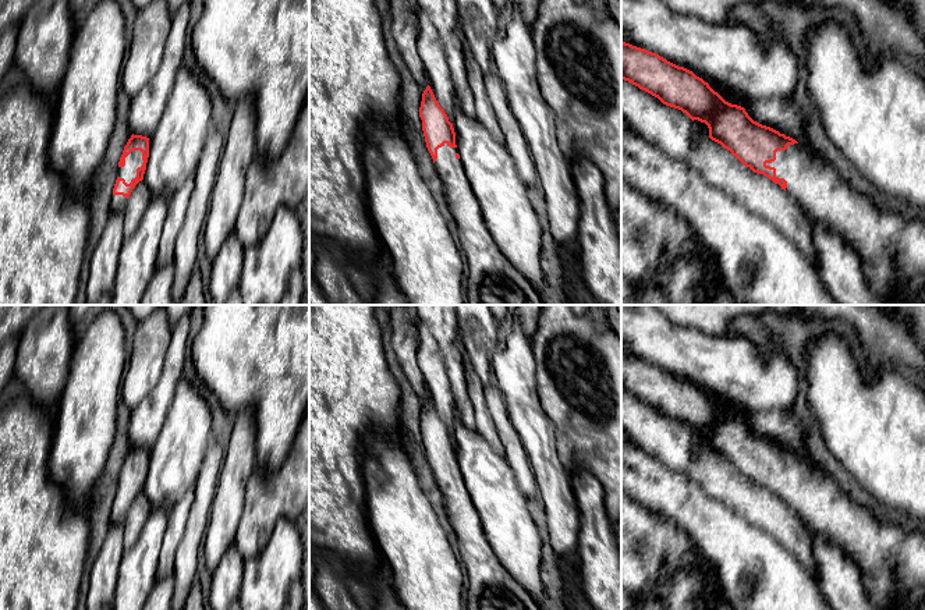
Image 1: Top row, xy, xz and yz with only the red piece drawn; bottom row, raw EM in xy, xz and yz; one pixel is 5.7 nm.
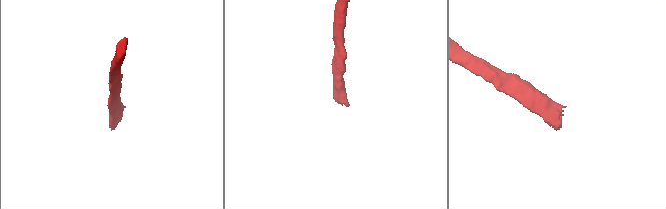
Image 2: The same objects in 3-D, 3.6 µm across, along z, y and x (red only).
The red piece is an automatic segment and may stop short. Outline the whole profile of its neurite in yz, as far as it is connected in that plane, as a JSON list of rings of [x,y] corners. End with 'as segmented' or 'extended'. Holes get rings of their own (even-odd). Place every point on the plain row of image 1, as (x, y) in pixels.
[[[623,352],[621,391],[651,405],[663,416],[681,422],[692,433],[698,432],[705,435],[712,453],[730,462],[733,468],[754,485],[763,486],[775,496],[779,496],[782,501],[809,525],[815,535],[826,536],[833,545],[851,557],[860,567],[866,595],[876,607],[882,610],[925,610],[925,536],[917,529],[917,525],[907,525],[901,519],[899,522],[879,521],[873,514],[873,506],[862,507],[855,504],[833,478],[821,471],[814,471],[795,451],[754,433],[744,419],[726,414],[708,394],[697,389],[692,383],[678,379],[656,365]]]; extended

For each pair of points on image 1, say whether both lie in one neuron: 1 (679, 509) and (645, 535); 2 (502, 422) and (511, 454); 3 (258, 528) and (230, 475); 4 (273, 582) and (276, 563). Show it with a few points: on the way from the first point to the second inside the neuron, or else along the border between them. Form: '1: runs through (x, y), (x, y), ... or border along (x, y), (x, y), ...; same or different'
1: border along (638, 503), (651, 511), (670, 518), (691, 539); different
2: runs through (506, 431), (511, 446); same
3: border along (244, 507), (236, 539); different
4: runs through (273, 578), (276, 567); same

